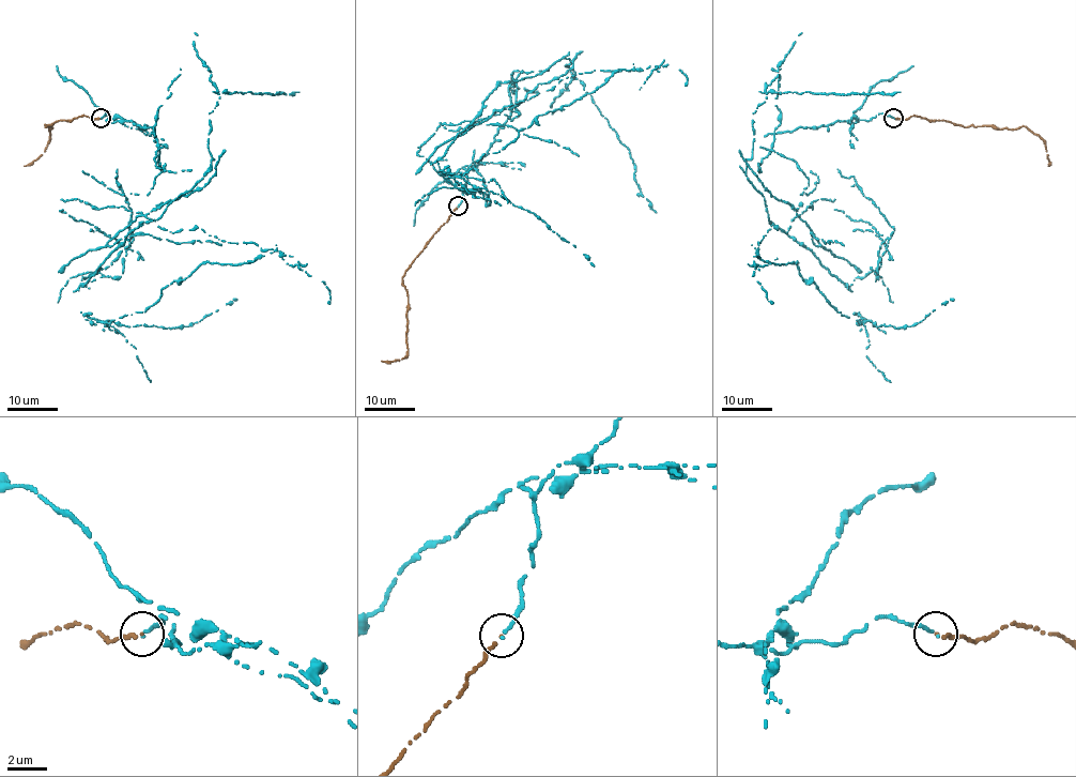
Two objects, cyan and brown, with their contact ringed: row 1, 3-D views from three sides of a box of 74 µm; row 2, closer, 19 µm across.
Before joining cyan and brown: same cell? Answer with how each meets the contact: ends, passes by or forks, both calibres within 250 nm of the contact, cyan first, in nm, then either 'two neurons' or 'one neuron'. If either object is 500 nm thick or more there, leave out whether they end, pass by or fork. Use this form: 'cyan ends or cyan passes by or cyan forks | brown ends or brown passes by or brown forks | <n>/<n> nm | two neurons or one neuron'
cyan ends | brown ends | 150/180 nm | two neurons

